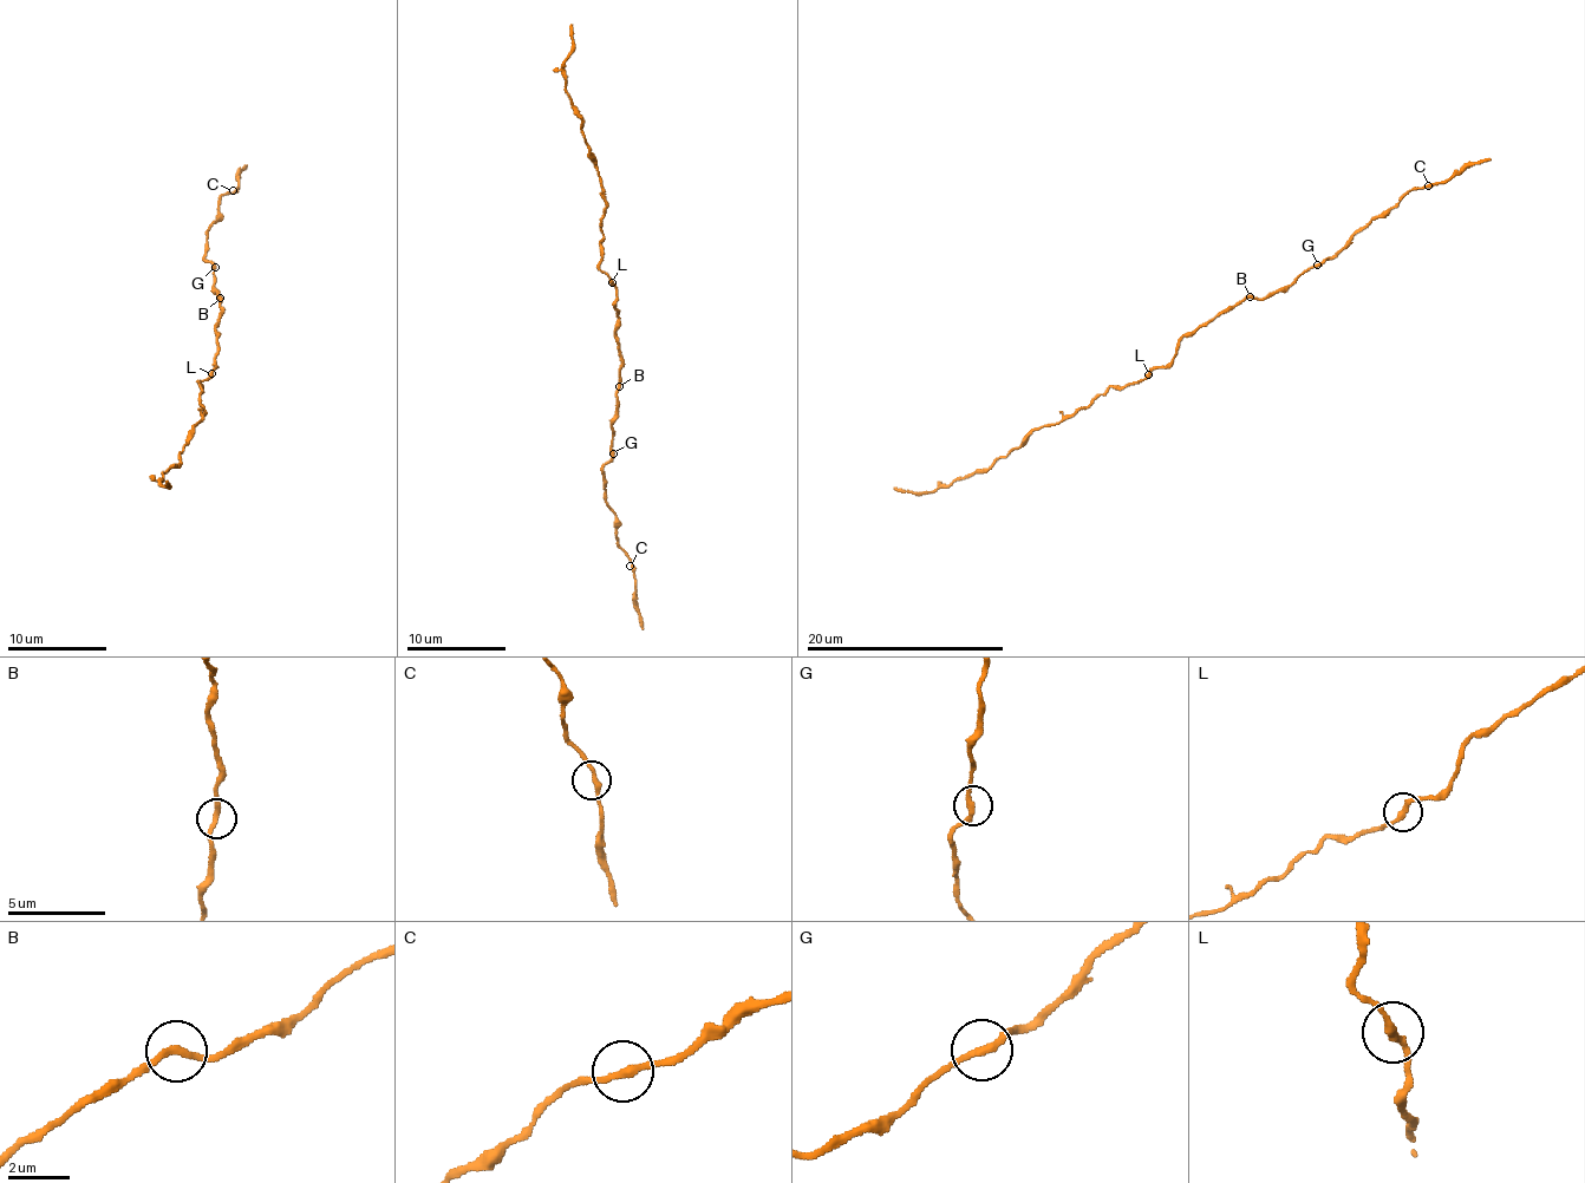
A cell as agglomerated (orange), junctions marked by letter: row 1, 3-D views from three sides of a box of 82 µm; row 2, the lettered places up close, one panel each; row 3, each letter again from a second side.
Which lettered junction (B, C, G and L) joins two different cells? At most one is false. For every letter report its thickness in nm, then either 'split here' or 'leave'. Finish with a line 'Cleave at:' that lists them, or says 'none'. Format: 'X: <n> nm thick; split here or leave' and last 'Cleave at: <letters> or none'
B: 240 nm thick; leave
C: 240 nm thick; leave
G: 240 nm thick; leave
L: 240 nm thick; split here
Cleave at: L

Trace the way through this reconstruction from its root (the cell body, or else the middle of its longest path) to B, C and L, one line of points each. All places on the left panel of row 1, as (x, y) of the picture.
B: (216, 334), (222, 314), (220, 298)
C: (216, 334), (222, 309), (214, 288), (215, 267), (206, 260), (206, 234), (216, 221), (220, 197), (233, 190)
L: (216, 334), (217, 355), (212, 372)

